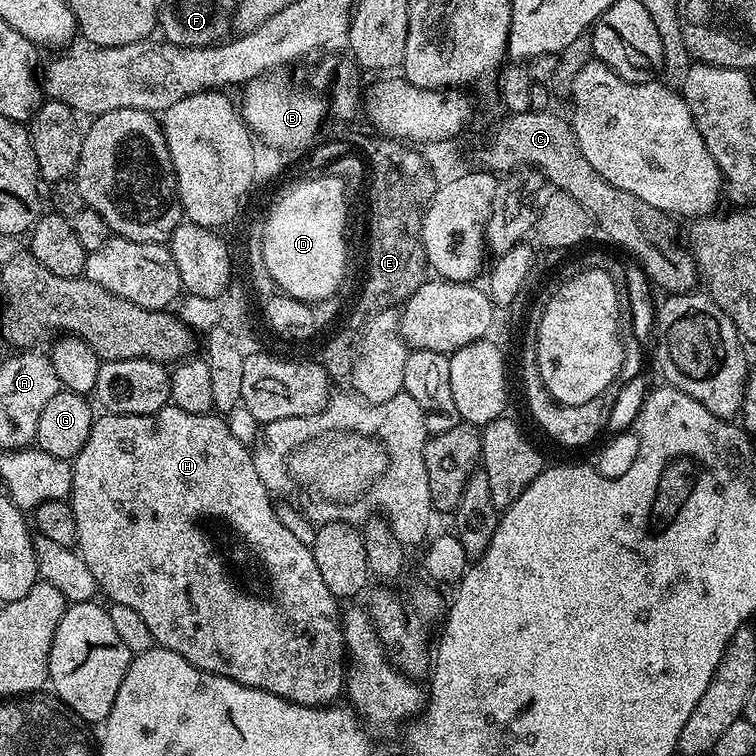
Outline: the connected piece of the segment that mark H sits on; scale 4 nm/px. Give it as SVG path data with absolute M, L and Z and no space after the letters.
M169 406L158 410L154 414L130 414L129 416L117 416L115 414L100 414L93 419L92 429L90 430L90 438L86 438L86 446L82 446L82 450L76 455L76 459L71 461L72 466L72 495L70 503L74 510L74 519L78 521L78 538L76 539L76 548L81 558L83 558L90 568L94 578L96 579L96 587L101 593L105 592L109 596L111 603L121 603L122 606L128 606L134 610L146 622L146 627L150 630L153 641L161 648L169 648L178 654L182 654L182 658L186 658L186 662L190 662L195 668L200 668L204 672L213 672L219 676L230 678L234 682L238 682L242 686L250 686L251 688L261 688L270 694L278 694L282 698L286 698L295 704L302 706L310 706L311 708L322 708L331 705L333 702L341 699L342 693L346 688L346 649L344 647L344 629L342 627L342 608L338 603L338 598L334 594L330 594L330 590L326 590L326 582L322 582L322 574L318 570L318 562L314 562L314 554L311 547L307 543L304 544L280 521L280 516L276 513L273 497L270 495L268 487L262 482L262 478L258 478L258 470L254 470L254 462L252 461L252 452L232 433L232 428L227 424L225 417L220 414L190 414L186 410L175 406Z

